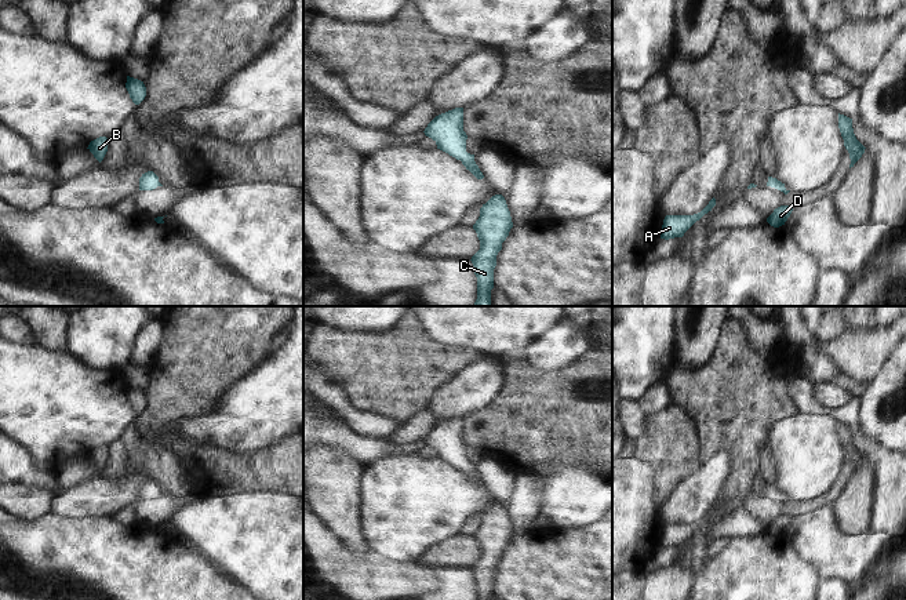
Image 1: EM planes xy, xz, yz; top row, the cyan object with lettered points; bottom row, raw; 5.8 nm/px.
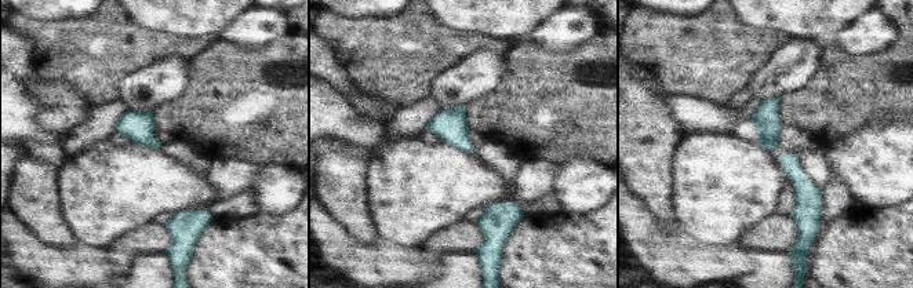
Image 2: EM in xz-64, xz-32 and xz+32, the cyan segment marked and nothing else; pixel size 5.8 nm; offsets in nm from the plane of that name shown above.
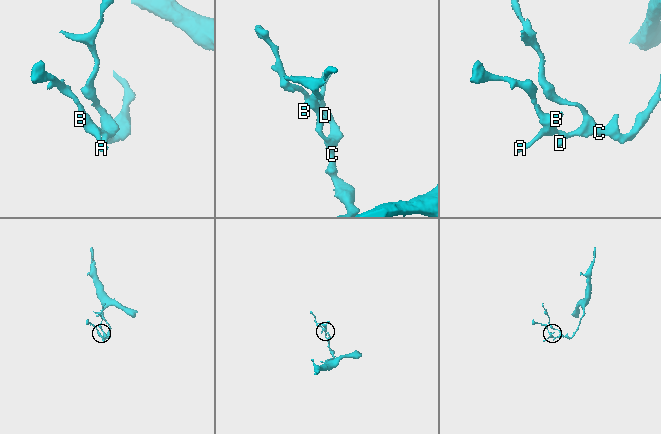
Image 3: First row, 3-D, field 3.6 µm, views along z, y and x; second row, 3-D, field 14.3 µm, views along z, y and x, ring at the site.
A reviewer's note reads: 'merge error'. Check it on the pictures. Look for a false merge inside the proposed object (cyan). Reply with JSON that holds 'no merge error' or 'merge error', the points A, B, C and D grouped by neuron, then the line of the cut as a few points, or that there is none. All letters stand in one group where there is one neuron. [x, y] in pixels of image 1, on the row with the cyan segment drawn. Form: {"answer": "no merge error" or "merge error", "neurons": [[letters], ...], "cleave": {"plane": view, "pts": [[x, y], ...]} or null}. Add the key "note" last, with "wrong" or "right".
{"answer": "no merge error", "neurons": [["A", "B", "C", "D"]], "cleave": null, "note": "wrong"}

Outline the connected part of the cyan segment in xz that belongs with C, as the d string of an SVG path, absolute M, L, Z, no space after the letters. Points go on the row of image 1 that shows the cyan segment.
M502 194L492 196L480 208L480 217L473 225L480 240L480 250L472 257L477 277L477 299L474 306L491 306L494 269L502 243L513 228L510 211Z

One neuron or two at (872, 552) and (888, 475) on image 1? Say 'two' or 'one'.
two

